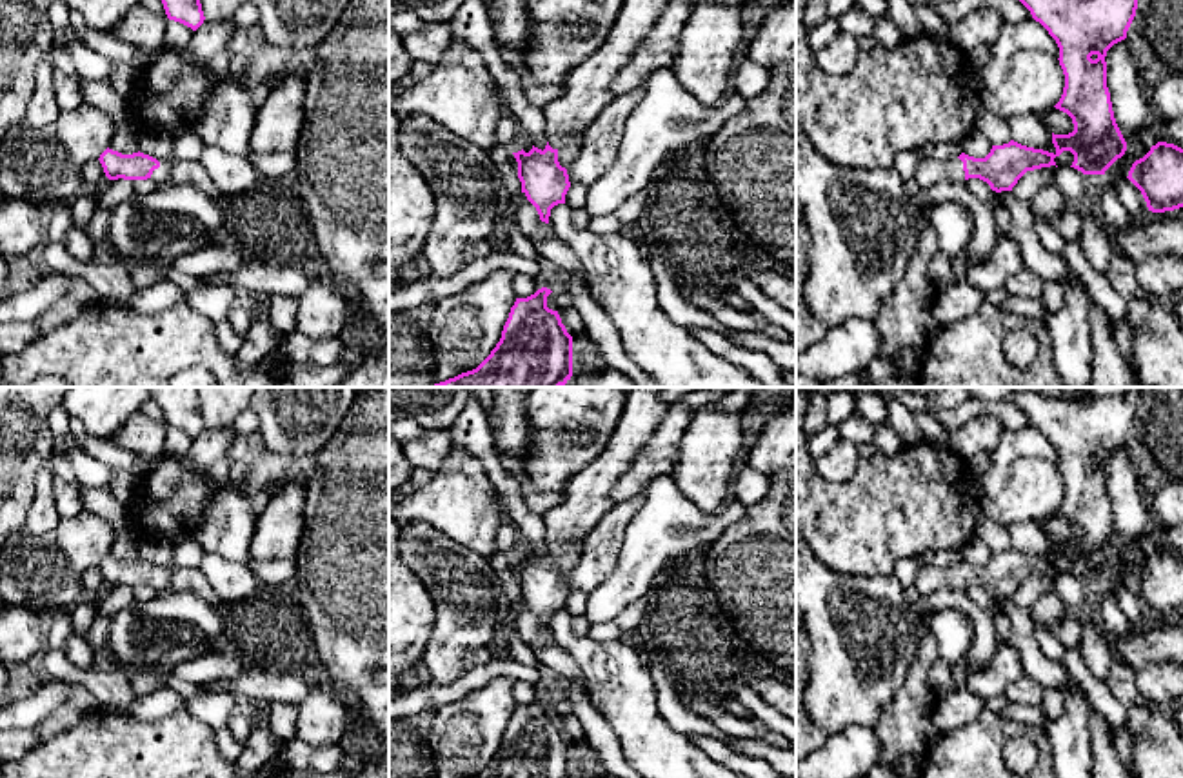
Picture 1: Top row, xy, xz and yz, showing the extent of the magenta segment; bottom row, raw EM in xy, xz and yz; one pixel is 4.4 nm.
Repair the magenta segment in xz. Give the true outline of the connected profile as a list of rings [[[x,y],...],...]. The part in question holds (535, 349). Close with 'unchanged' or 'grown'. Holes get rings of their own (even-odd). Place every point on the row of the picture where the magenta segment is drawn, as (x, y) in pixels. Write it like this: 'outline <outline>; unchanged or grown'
outline [[[552,291],[516,298],[491,354],[472,371],[432,387],[562,387],[572,376],[572,336],[558,311],[547,307]]]; unchanged

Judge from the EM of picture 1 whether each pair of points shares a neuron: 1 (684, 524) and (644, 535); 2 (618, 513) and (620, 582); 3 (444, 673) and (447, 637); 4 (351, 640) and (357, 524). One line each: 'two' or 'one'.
1: one
2: two
3: one
4: one

